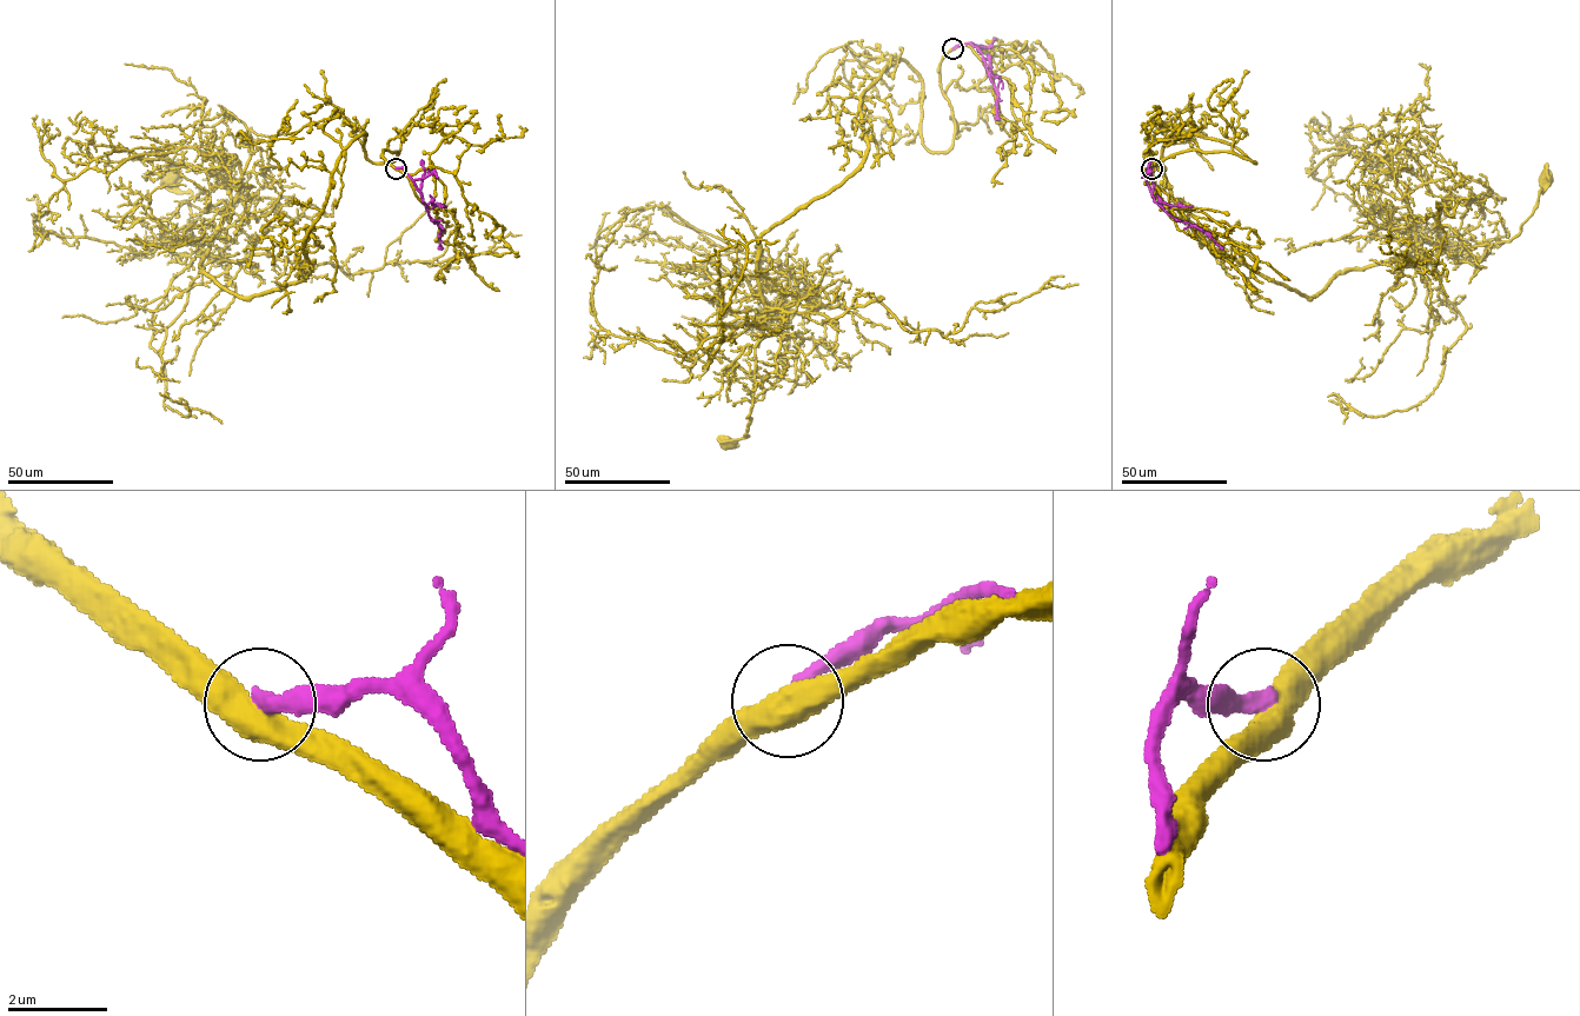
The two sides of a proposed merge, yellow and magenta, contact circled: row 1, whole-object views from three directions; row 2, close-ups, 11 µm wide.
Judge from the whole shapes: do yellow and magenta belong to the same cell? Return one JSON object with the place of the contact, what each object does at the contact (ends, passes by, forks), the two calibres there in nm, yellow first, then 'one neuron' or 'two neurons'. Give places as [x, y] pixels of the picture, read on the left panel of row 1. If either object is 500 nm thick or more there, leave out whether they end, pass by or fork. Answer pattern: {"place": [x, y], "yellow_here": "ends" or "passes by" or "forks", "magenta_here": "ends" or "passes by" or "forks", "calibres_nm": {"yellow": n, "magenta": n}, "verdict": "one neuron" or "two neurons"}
{"place": [396, 168], "calibres_nm": {"yellow": 550, "magenta": 300}, "verdict": "two neurons"}

